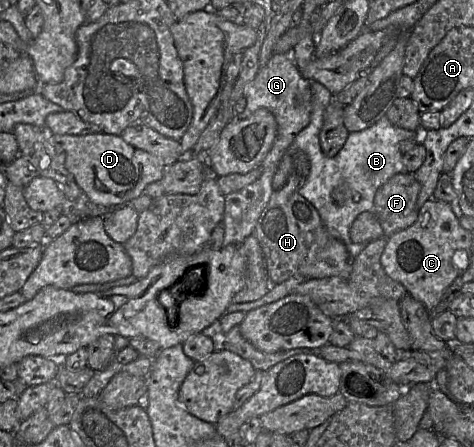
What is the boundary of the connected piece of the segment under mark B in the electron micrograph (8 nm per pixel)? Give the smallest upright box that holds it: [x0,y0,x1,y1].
[293,82,424,259]

